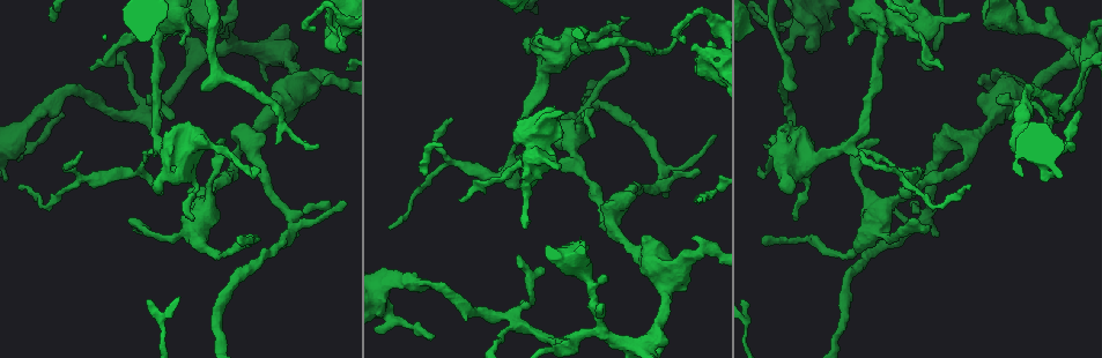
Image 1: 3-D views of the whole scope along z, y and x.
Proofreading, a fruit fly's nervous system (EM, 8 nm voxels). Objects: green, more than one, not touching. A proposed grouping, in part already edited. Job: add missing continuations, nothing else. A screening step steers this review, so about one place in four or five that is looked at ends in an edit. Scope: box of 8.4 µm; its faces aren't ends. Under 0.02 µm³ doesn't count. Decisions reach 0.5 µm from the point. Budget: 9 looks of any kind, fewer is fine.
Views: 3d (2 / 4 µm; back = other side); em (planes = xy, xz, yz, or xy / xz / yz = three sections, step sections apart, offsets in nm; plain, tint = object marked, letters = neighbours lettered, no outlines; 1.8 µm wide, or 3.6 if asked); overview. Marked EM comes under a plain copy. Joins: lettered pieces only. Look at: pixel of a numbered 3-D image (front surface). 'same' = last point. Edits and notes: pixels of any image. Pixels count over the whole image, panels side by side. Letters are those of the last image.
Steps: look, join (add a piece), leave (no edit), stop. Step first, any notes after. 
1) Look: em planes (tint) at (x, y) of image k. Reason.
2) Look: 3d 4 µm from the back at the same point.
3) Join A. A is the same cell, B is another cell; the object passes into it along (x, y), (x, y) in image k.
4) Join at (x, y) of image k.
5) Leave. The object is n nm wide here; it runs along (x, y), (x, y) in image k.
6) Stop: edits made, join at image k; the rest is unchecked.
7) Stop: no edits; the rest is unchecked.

Look: em 3.6 µm xy step 4 (tint) at (877, 217) of image 1. Four or more arms meet.

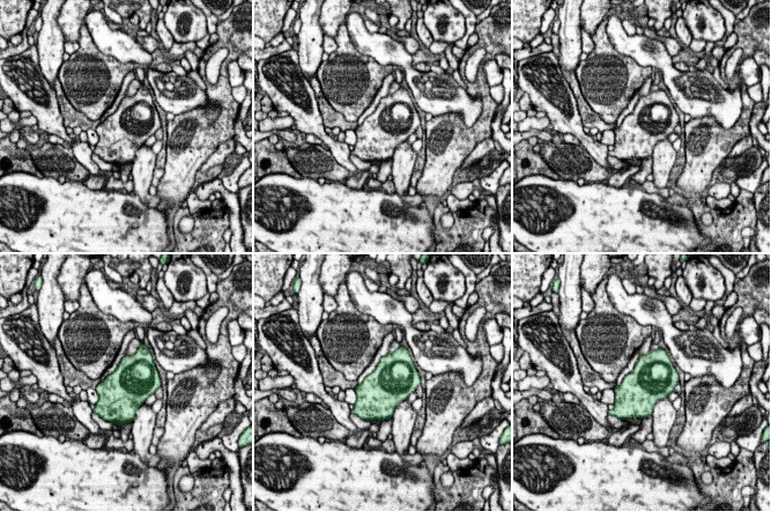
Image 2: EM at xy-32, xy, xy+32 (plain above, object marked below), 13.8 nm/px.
Look: em 3.6 µm planes (tint) at the same point.

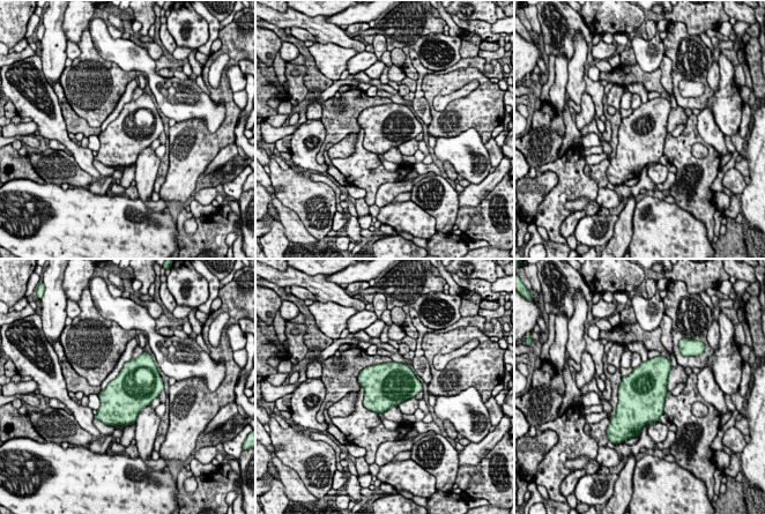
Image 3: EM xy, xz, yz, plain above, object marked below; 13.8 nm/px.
Look: em 3.6 µm planes (letters) at the same point.

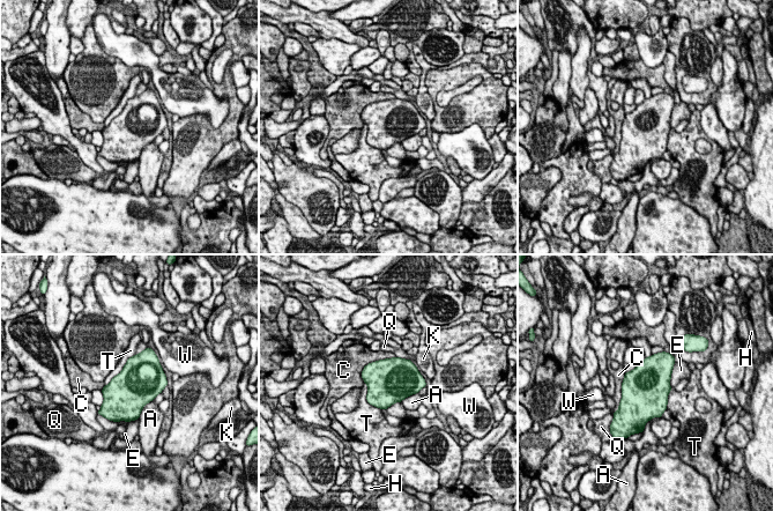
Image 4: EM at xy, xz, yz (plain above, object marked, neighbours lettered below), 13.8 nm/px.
Leave. A, C, E, H, K, Q, T and W are other cells; a border runs along (134, 354), (105, 385) in image 4; no lettered piece goes on from it.

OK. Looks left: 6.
Look: em xy step 8 (letters) at (914, 25) of image 1. Free end.

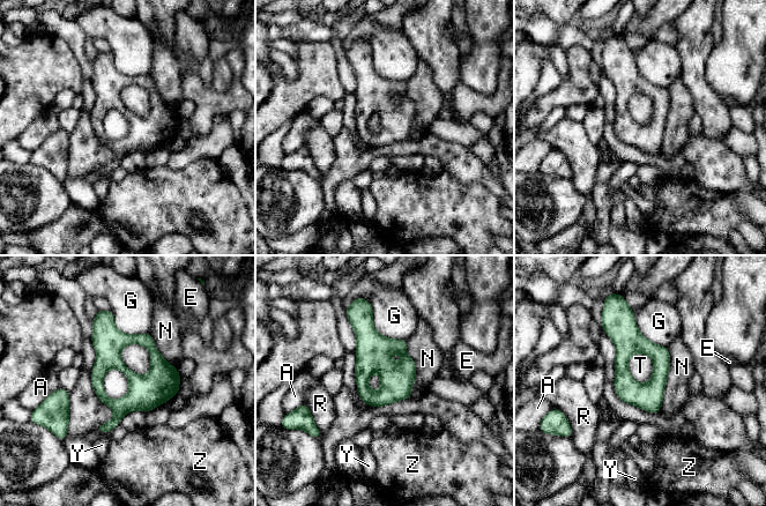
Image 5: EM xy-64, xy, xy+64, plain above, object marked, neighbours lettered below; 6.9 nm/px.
Look: em planes (letters) at the same point. Another direction.

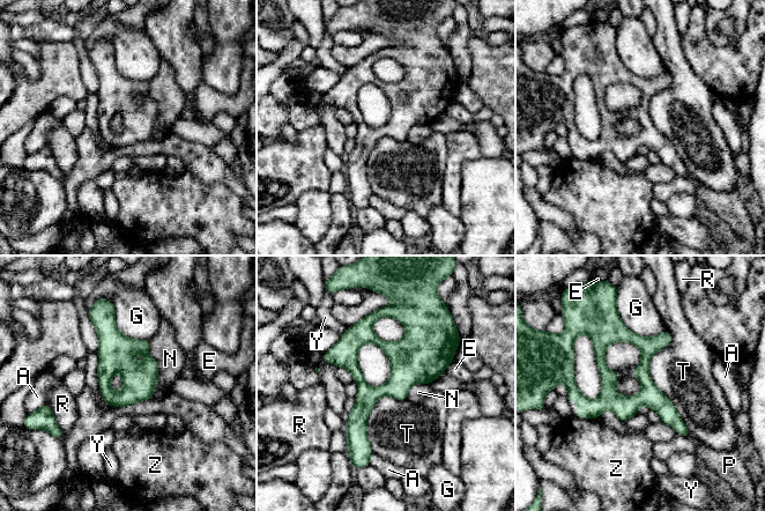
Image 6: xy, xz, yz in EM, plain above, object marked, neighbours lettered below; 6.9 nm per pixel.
Leave. The longest contact is with T, 750 nm; A, E, G, N, P, R, T, Y and Z are other cells; no lettered piece goes on from it.

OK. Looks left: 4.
Look: em planes (tint) at (862, 150) of image 1. Branch stops here.

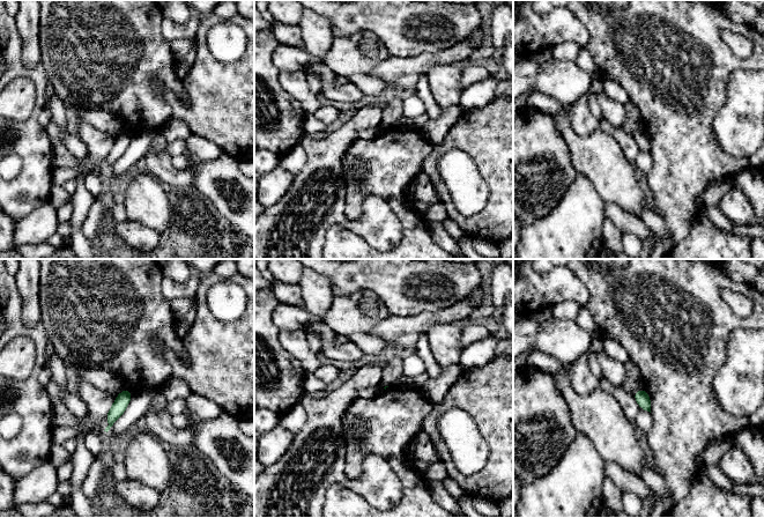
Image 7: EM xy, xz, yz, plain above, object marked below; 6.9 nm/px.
Look: em planes (letters) at the same point. What lies round it.

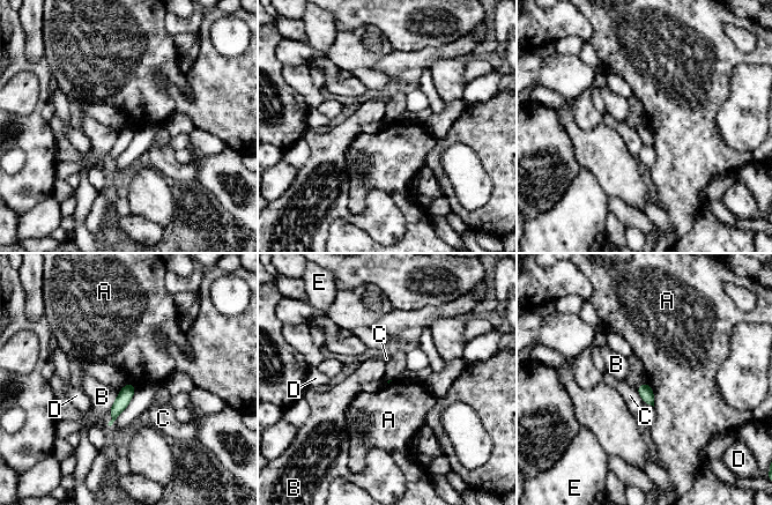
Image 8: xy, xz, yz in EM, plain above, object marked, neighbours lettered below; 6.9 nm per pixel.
Leave. The longest contact is with A, 180 nm; A, B, C, D and E are other cells; a border runs along (647, 383), (652, 390), (654, 406) in image 8; none of them fits.

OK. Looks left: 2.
Stop: no edits; the rest is unchecked.

